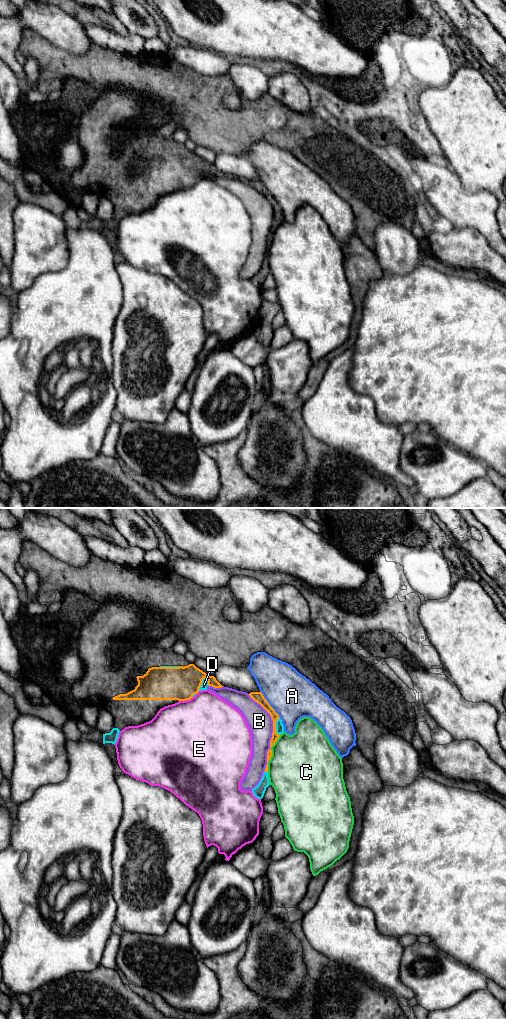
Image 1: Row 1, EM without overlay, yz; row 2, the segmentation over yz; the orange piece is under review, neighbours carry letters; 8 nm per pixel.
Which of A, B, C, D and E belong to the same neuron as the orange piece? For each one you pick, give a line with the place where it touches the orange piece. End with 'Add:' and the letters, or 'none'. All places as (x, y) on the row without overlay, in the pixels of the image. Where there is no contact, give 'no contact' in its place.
D: contact yz (201, 171)
Add: D

